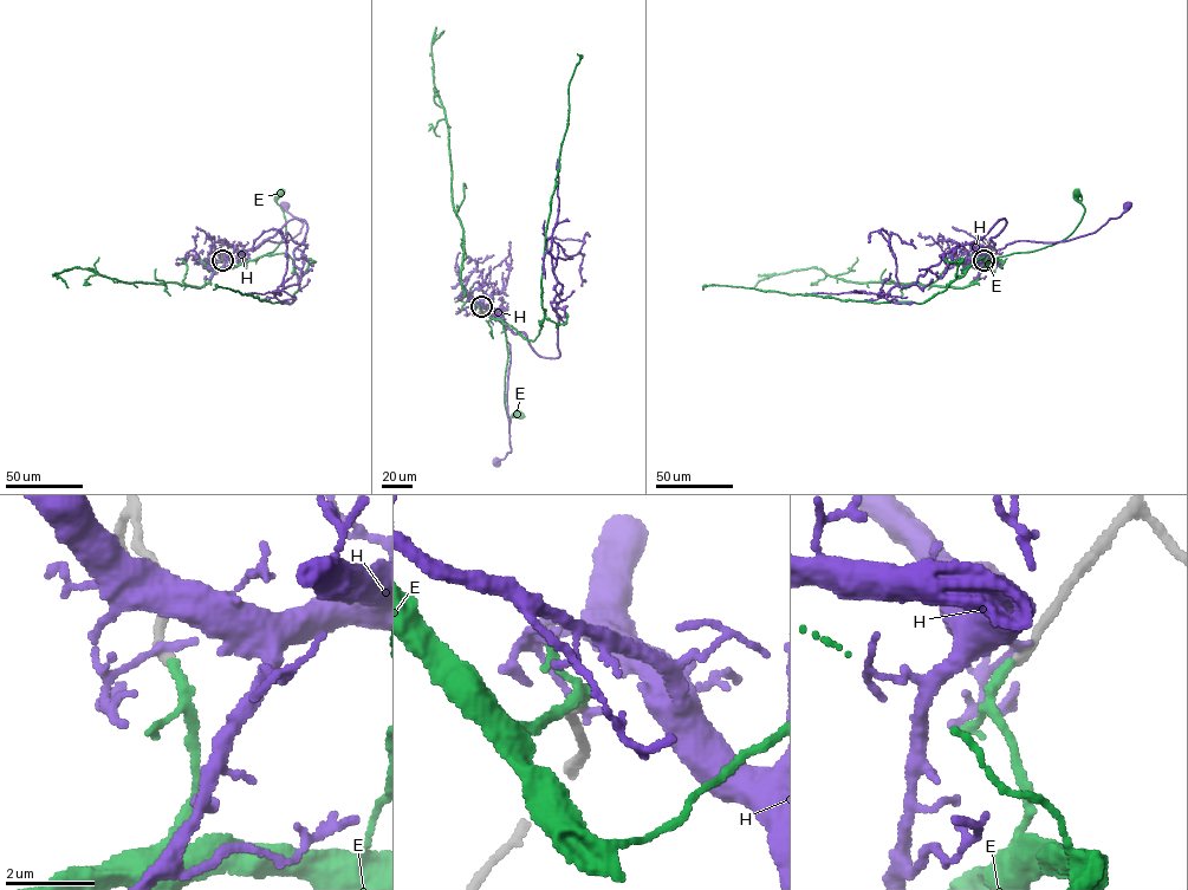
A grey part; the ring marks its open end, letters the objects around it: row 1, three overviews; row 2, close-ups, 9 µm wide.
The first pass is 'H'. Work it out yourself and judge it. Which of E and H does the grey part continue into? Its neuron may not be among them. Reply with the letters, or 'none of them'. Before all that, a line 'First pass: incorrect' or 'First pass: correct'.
First pass: incorrect
E

